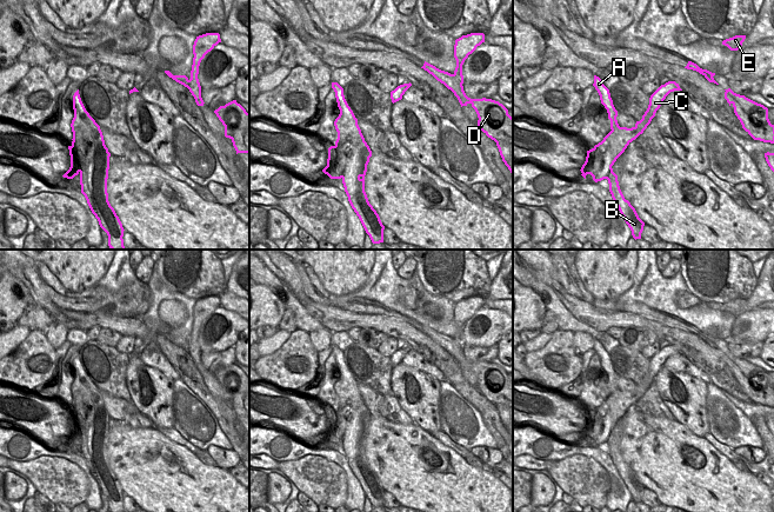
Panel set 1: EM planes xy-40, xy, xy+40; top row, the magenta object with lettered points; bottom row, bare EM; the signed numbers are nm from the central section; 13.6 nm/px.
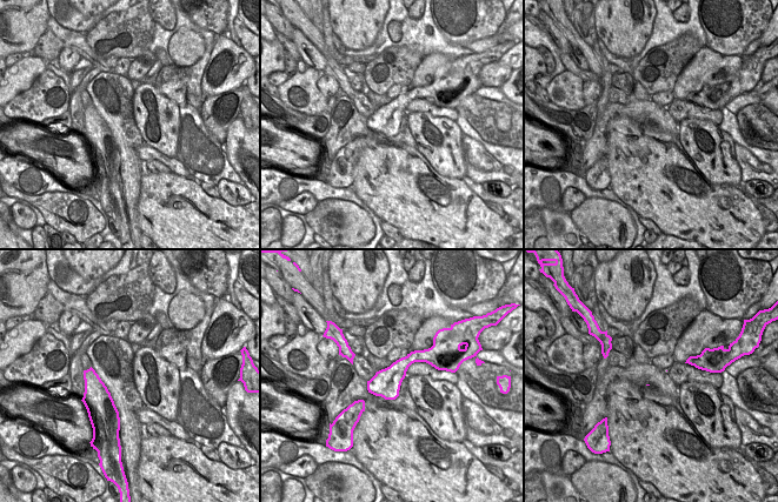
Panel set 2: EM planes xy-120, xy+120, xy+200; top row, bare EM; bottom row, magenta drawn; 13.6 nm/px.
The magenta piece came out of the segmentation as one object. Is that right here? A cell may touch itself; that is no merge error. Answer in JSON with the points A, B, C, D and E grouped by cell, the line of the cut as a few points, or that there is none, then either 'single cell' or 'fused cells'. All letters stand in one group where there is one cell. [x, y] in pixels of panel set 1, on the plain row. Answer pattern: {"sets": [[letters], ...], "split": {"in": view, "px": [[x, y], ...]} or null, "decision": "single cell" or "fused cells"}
{"sets": [["A", "B"], ["C", "D", "E"]], "split": {"in": "xy", "px": [[337, 403], [339, 427], [344, 432], [342, 440]]}, "decision": "fused cells"}

